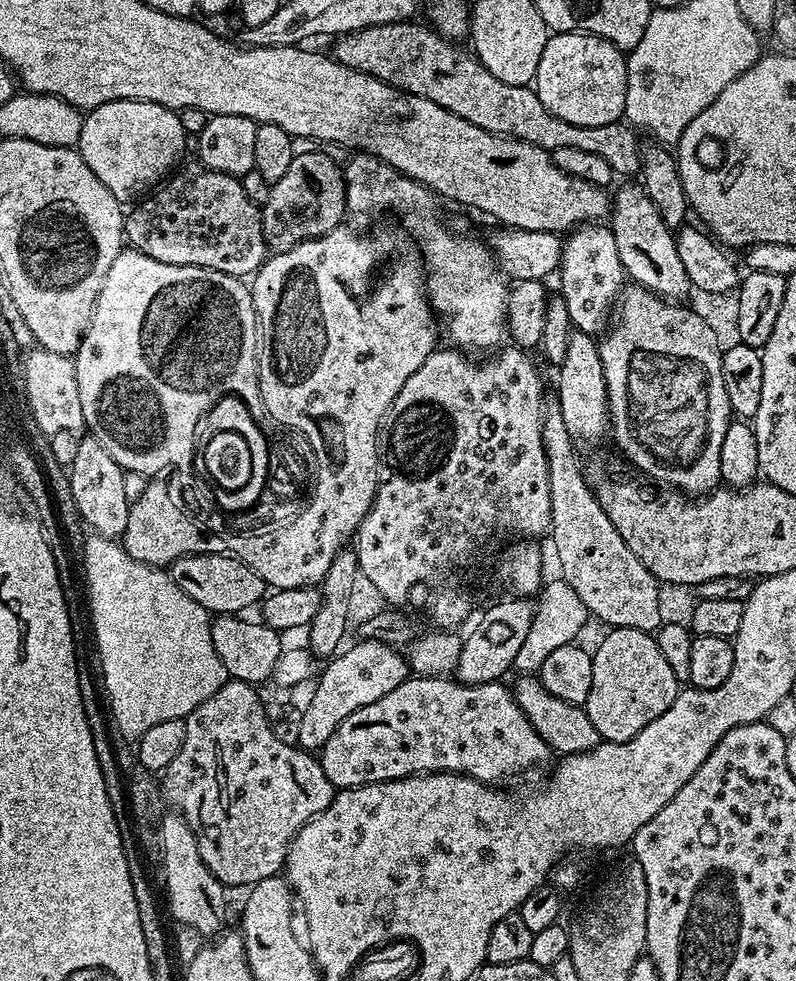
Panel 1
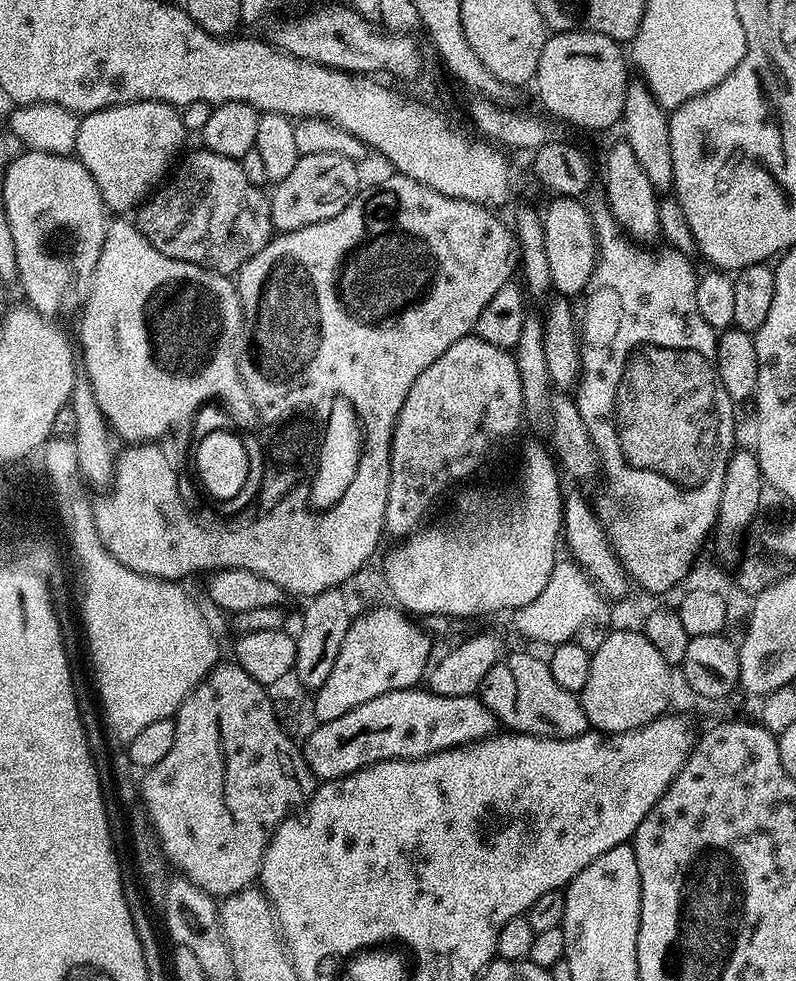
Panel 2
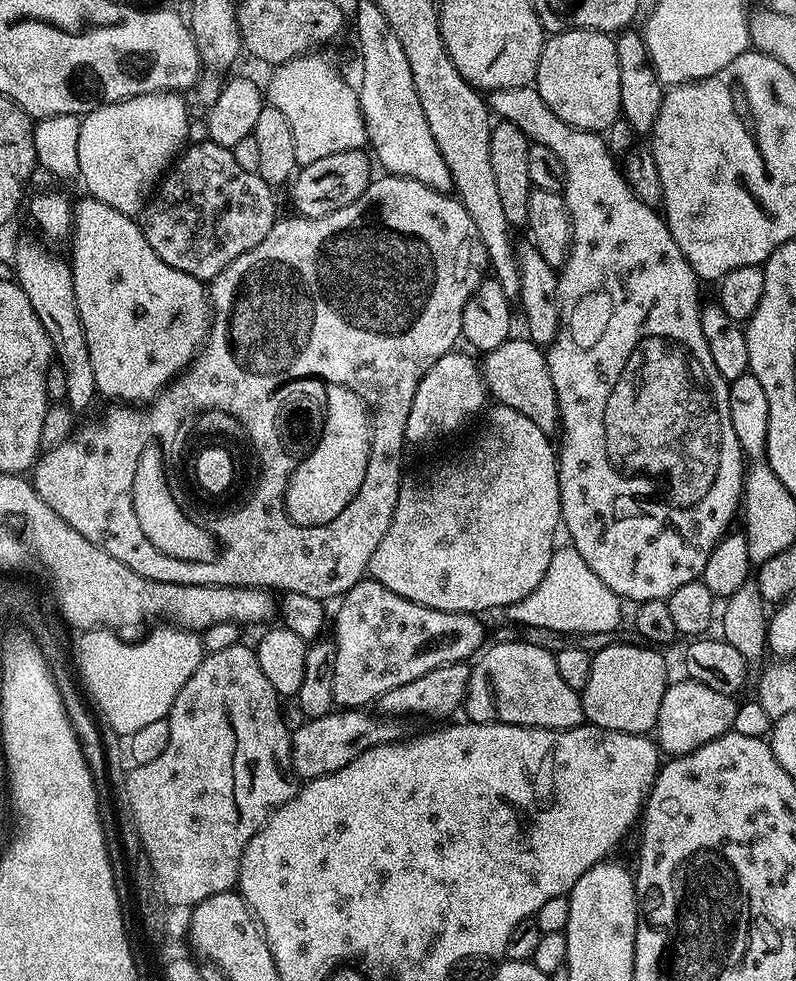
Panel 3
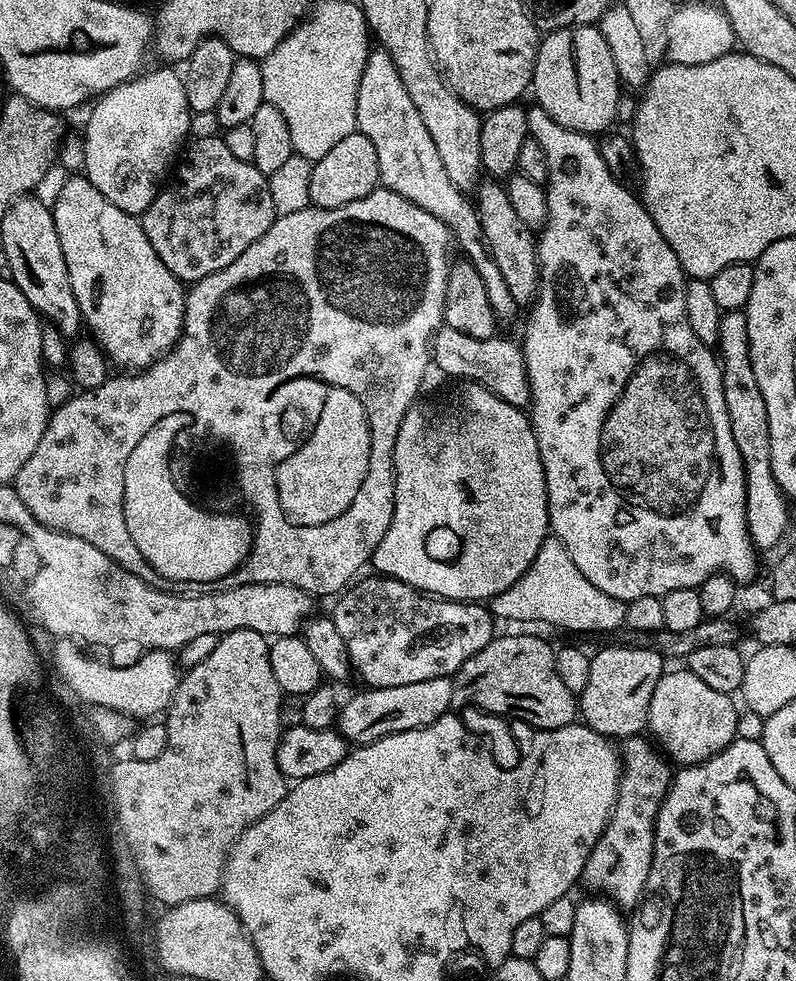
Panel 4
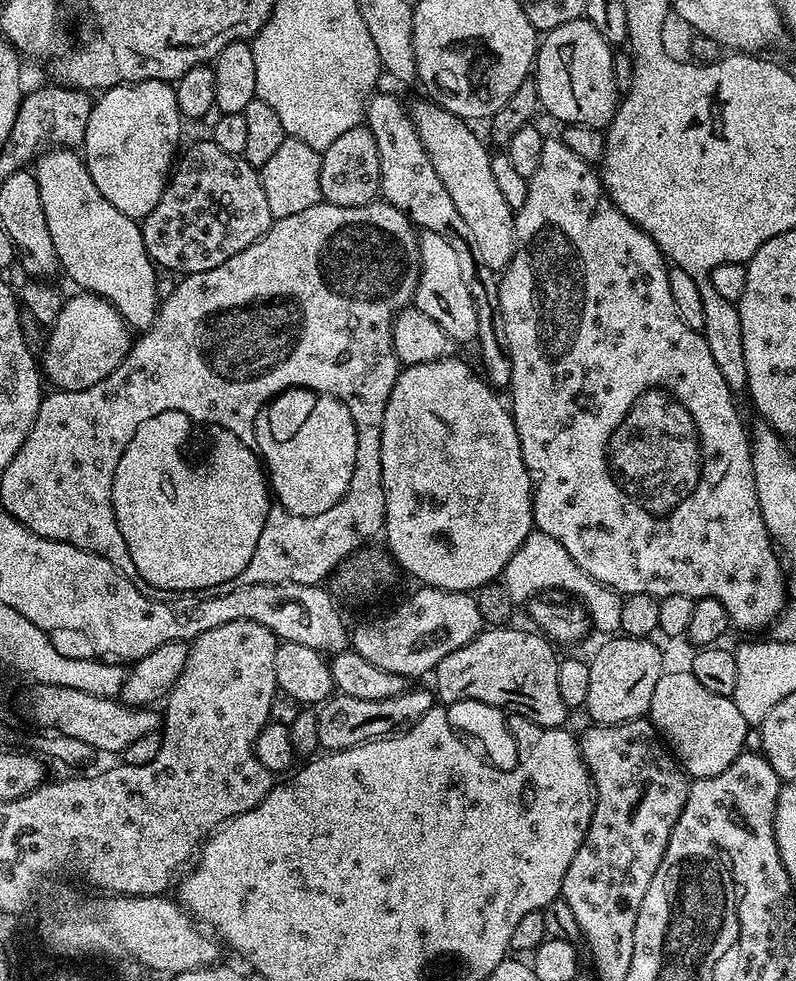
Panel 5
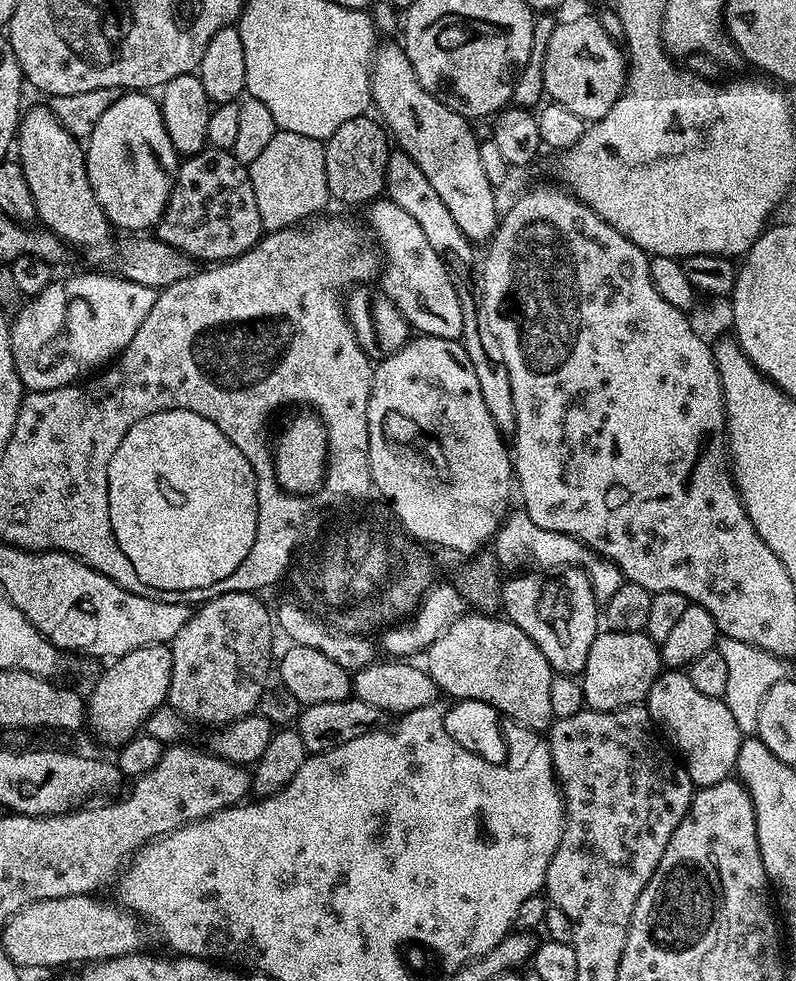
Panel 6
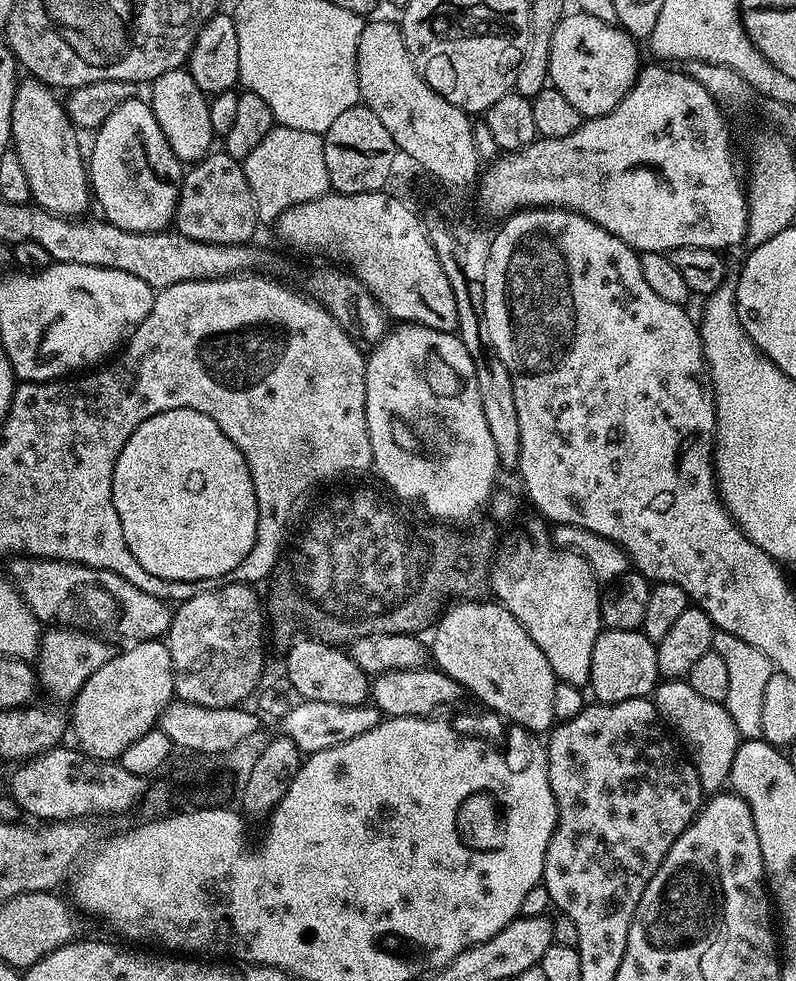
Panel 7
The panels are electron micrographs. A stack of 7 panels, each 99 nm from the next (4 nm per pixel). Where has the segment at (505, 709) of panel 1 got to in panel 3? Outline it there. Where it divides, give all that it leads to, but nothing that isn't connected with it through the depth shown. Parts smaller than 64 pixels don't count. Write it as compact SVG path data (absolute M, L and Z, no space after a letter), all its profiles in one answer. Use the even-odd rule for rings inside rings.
M333 710L325 716L314 716L305 719L303 726L291 733L292 766L297 777L307 782L317 780L326 774L342 770L358 754L370 750L379 744L390 744L401 739L401 721L396 718L381 718L368 710Z

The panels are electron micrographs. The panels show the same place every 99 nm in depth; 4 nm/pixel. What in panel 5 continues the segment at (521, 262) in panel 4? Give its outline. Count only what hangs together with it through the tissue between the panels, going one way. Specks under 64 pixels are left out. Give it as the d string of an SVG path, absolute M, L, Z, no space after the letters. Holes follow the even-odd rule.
M421 98L411 106L410 115L434 170L438 170L438 178L442 178L442 186L446 186L458 214L462 214L466 226L470 226L470 234L474 234L478 254L482 254L486 266L502 270L516 249L516 221L513 208L508 205L506 198L502 198L498 185L494 183L494 174L490 174L492 156L488 152L489 145L484 145L472 133L473 125L469 121L459 120L427 98Z

